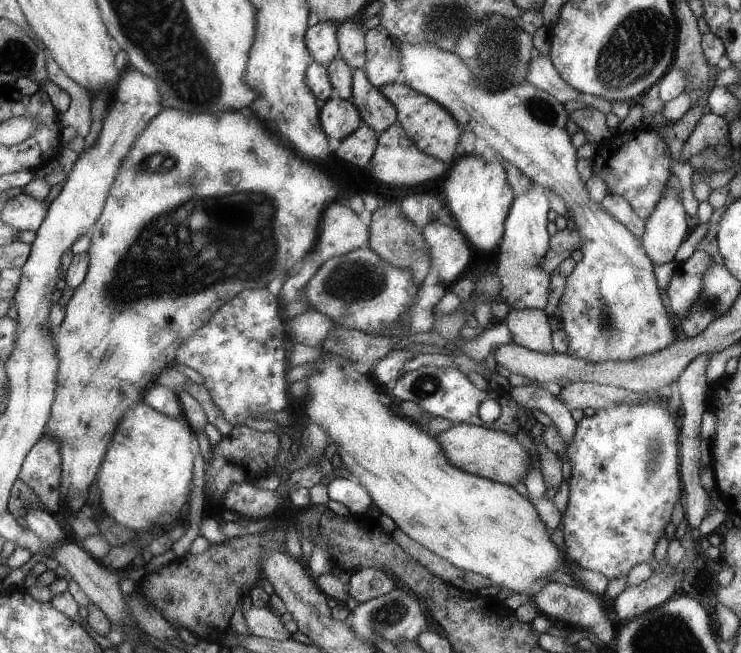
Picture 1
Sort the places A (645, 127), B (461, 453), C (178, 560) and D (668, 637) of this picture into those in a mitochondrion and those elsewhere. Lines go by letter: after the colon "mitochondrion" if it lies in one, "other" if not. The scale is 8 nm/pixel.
A: other
B: other
C: other
D: mitochondrion

